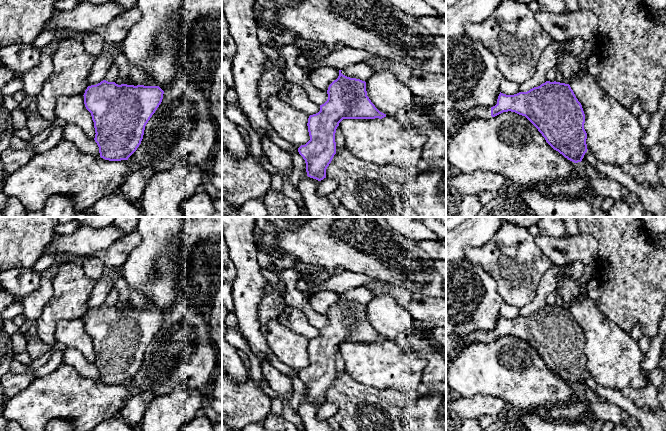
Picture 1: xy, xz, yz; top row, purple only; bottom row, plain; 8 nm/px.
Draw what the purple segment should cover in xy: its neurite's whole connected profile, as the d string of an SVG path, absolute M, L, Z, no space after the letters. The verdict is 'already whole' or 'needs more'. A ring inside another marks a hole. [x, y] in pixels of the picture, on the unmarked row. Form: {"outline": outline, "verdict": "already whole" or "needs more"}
{"outline": "M106 304L87 311L84 328L94 346L101 382L128 384L141 368L145 350L163 318L159 310L118 309Z", "verdict": "already whole"}

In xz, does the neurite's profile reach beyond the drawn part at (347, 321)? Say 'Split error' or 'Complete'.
Complete

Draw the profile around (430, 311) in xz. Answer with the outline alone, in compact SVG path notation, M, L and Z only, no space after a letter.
M374 281L364 285L373 297L390 294L396 303L410 312L417 325L446 329L446 299L410 292L404 286Z

